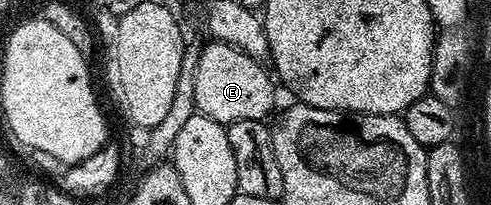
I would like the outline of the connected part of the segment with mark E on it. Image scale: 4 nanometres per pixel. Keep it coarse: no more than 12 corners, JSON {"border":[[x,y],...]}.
{"border":[[227,42],[202,47],[196,111],[224,124],[266,119],[268,67]]}

